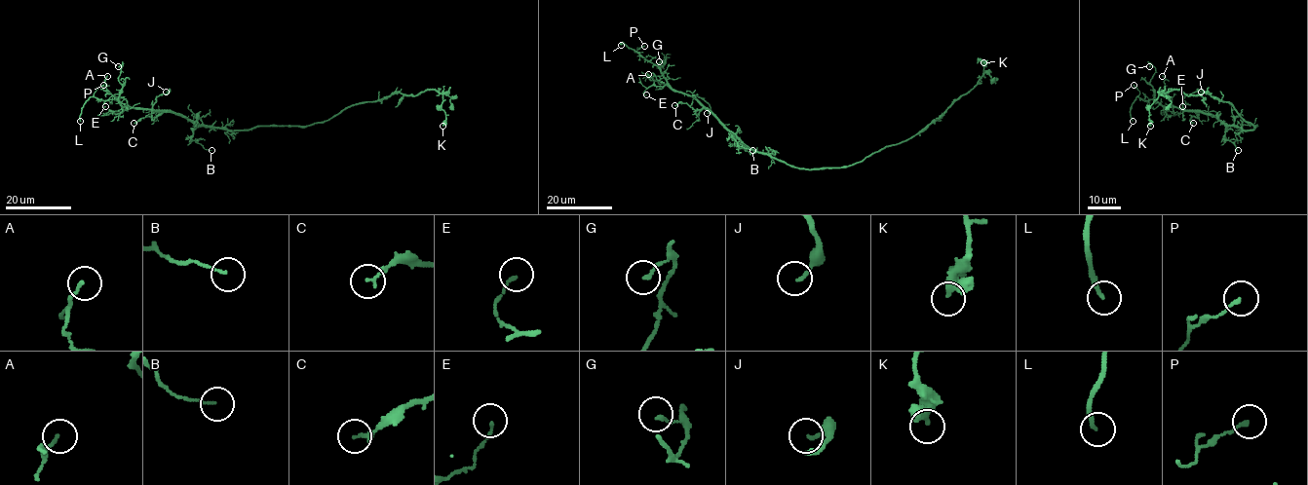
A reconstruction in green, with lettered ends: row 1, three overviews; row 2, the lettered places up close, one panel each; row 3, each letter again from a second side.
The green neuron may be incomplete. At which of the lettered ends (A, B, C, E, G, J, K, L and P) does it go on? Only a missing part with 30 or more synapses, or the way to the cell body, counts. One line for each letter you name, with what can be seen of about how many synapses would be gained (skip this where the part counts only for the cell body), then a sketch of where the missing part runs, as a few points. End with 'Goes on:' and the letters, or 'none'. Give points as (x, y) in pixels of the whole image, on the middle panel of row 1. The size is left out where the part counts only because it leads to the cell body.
Goes on: L

